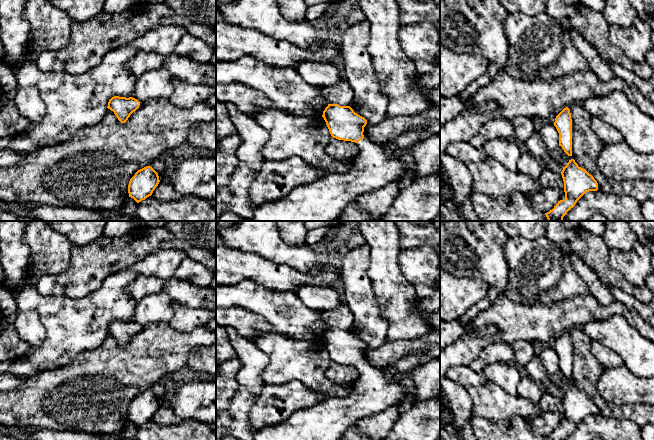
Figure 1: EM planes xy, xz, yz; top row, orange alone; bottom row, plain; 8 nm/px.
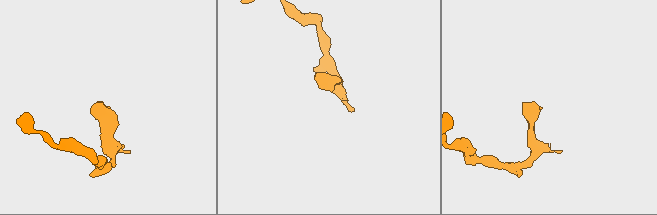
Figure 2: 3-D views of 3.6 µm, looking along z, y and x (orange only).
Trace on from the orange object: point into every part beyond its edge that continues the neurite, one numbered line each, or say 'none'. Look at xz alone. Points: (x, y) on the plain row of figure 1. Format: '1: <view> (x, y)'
1: xz (372, 393)

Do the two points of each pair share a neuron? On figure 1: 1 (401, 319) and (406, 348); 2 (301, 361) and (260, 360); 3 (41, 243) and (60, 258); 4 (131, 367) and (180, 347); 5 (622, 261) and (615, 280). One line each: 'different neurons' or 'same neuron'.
1: different neurons
2: different neurons
3: same neuron
4: same neuron
5: different neurons

